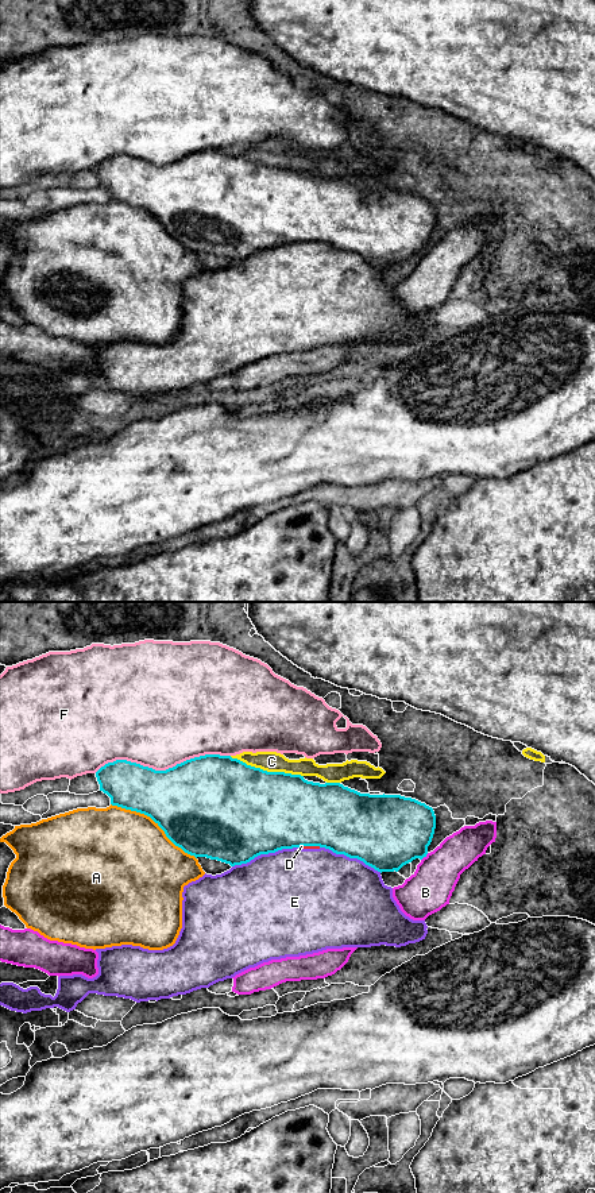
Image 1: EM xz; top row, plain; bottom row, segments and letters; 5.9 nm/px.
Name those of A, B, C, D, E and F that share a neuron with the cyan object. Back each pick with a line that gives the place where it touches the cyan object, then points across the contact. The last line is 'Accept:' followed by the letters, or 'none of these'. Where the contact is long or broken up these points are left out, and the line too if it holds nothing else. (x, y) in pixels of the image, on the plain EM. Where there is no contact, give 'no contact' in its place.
Accept: none of these

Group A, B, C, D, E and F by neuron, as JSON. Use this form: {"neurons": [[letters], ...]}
{"neurons": [["A"], ["B"], ["C"], ["D", "E"], ["F"]]}

